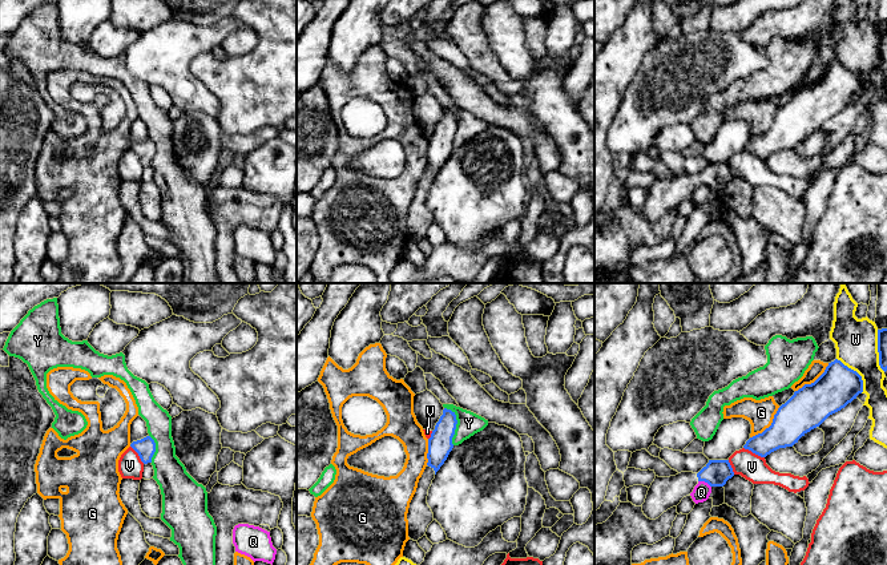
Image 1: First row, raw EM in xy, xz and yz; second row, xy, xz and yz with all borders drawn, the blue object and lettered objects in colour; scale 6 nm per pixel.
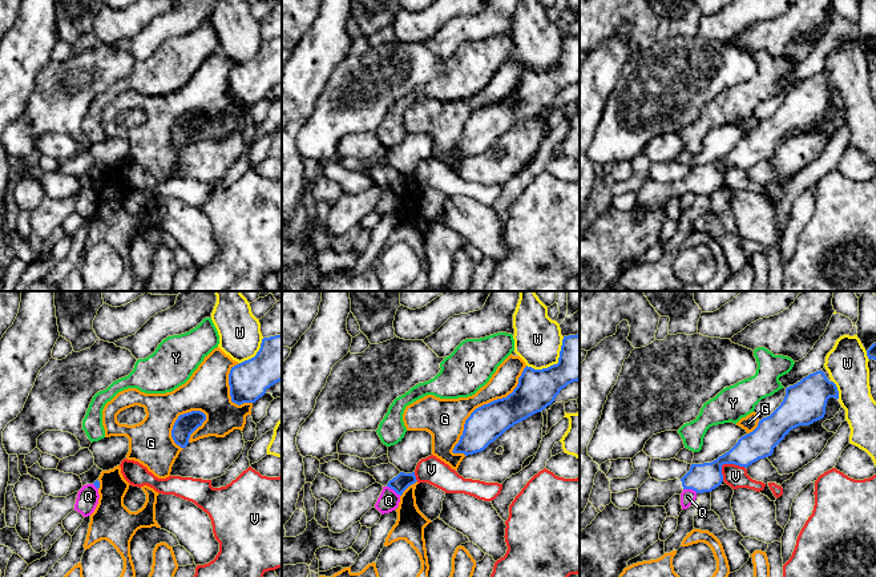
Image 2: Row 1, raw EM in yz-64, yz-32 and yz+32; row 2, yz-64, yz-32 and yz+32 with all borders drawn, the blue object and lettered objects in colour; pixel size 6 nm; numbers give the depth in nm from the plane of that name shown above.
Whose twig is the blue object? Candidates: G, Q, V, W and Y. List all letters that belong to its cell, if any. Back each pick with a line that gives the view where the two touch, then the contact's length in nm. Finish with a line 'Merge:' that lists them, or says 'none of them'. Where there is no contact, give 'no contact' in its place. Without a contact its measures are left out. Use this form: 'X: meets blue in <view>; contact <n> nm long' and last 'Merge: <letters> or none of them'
Merge: none of them

